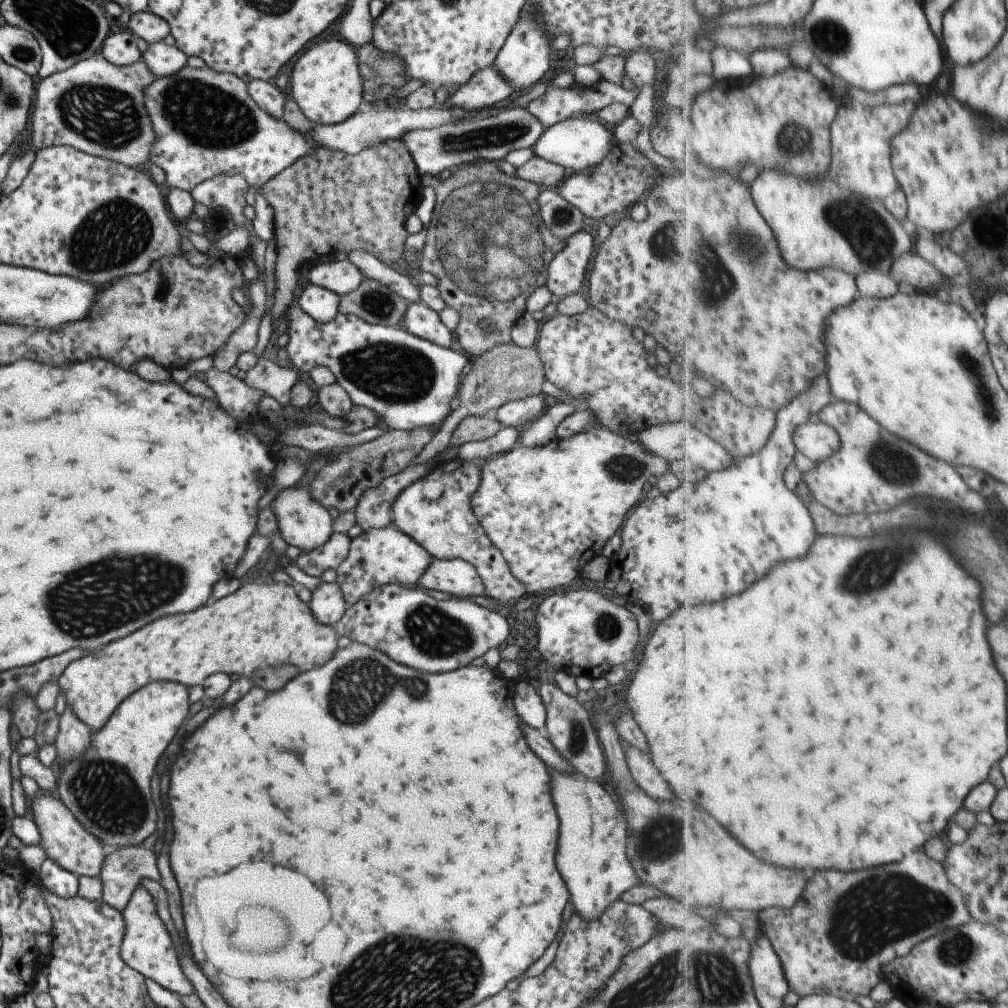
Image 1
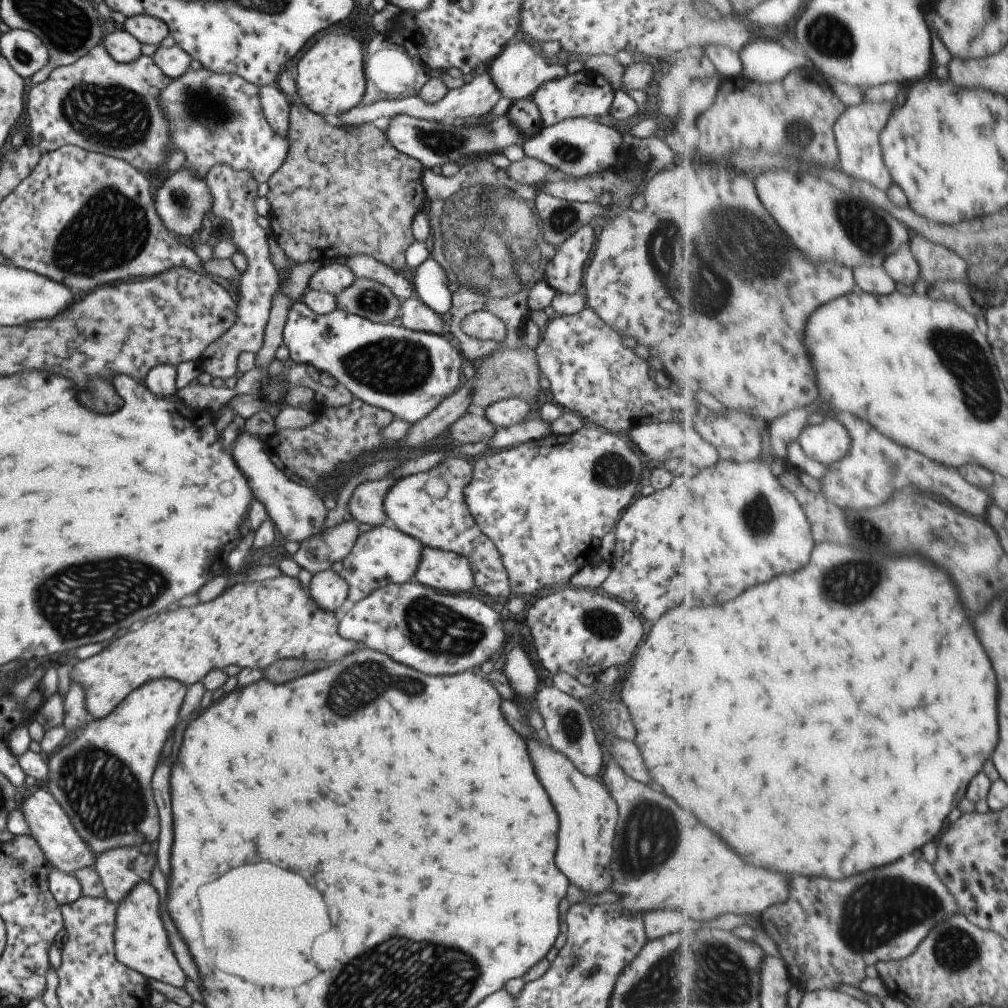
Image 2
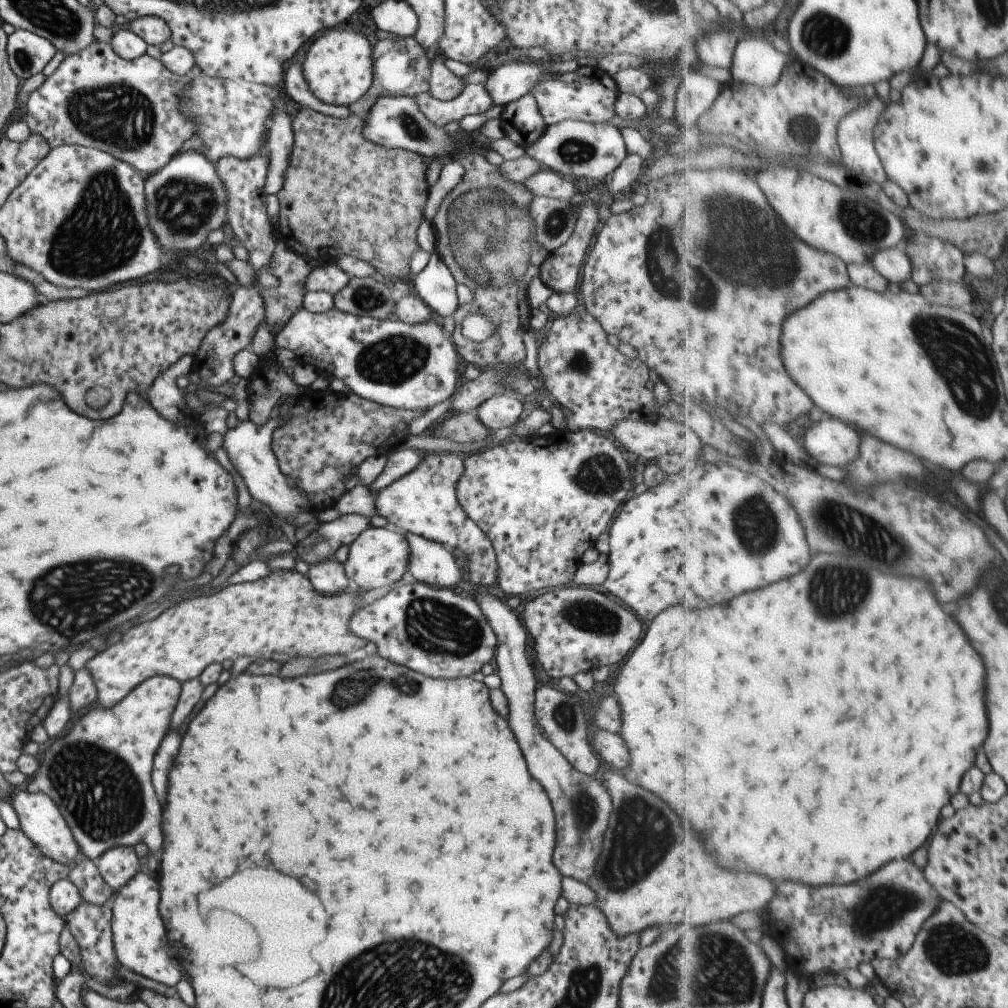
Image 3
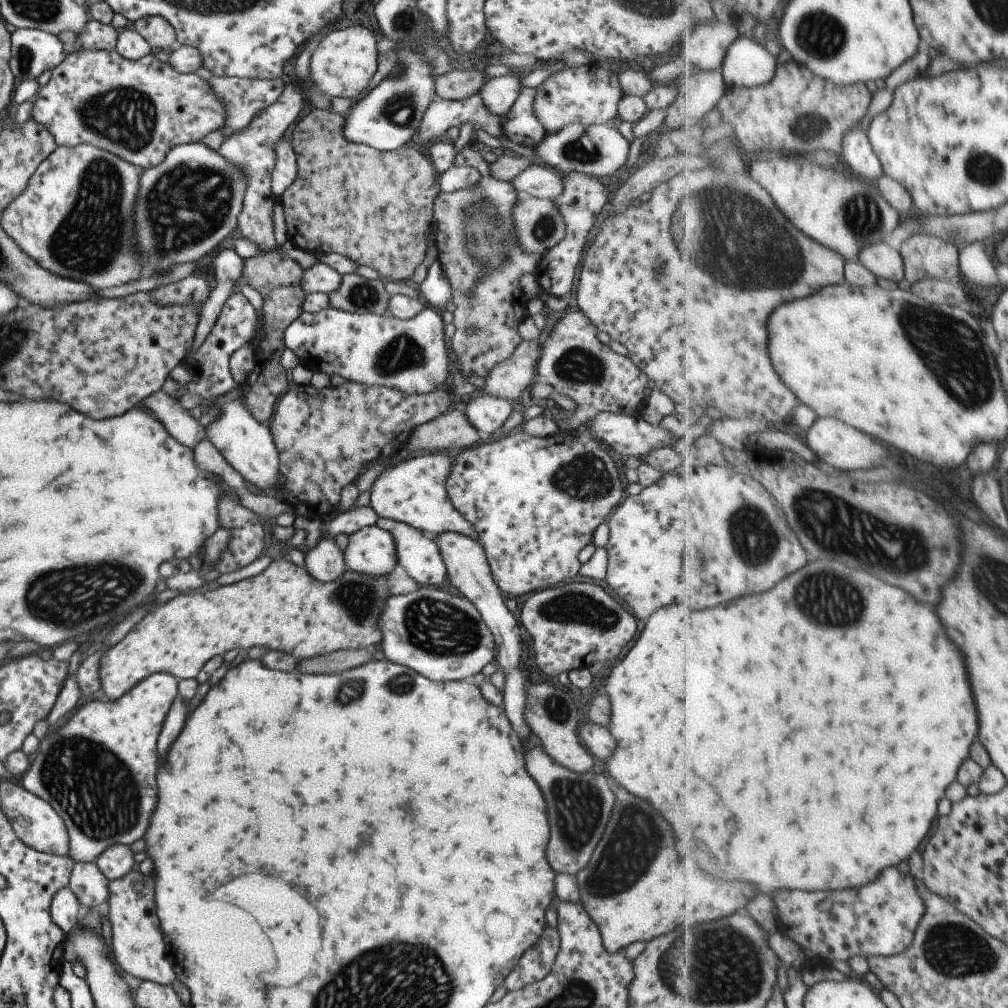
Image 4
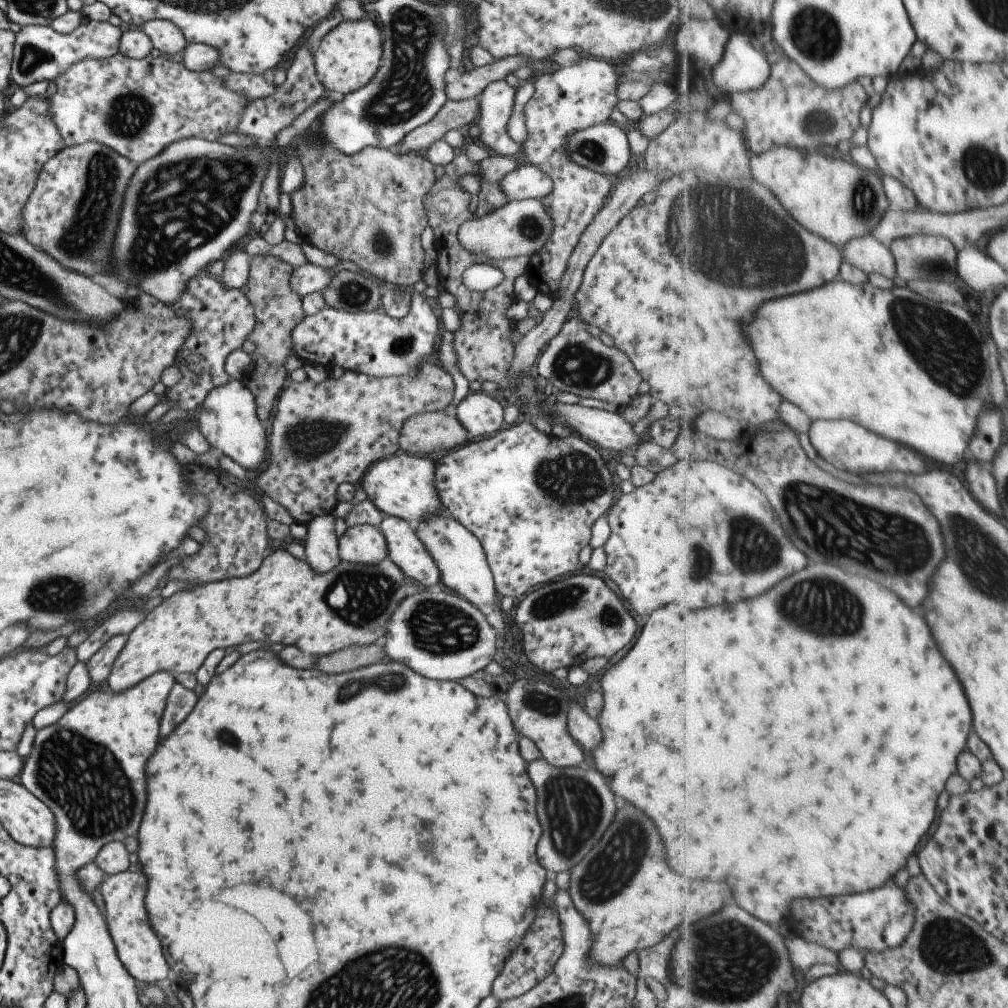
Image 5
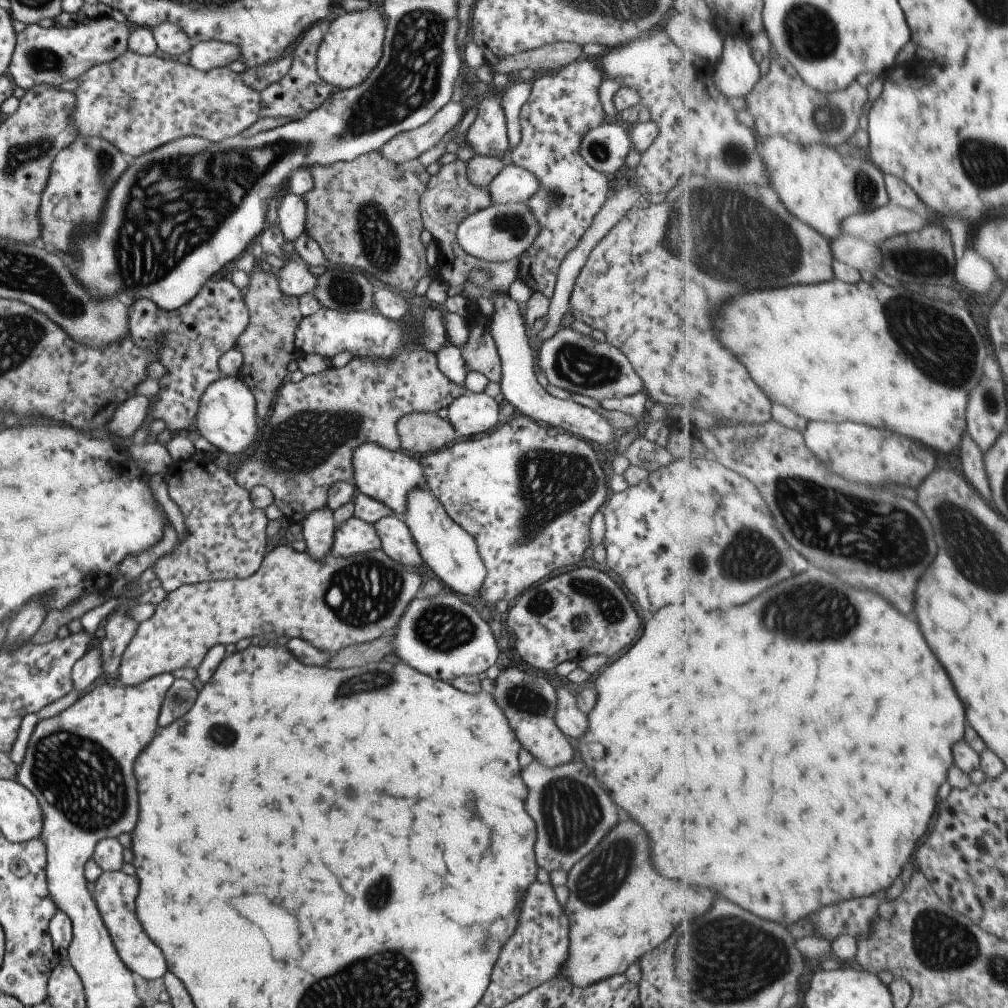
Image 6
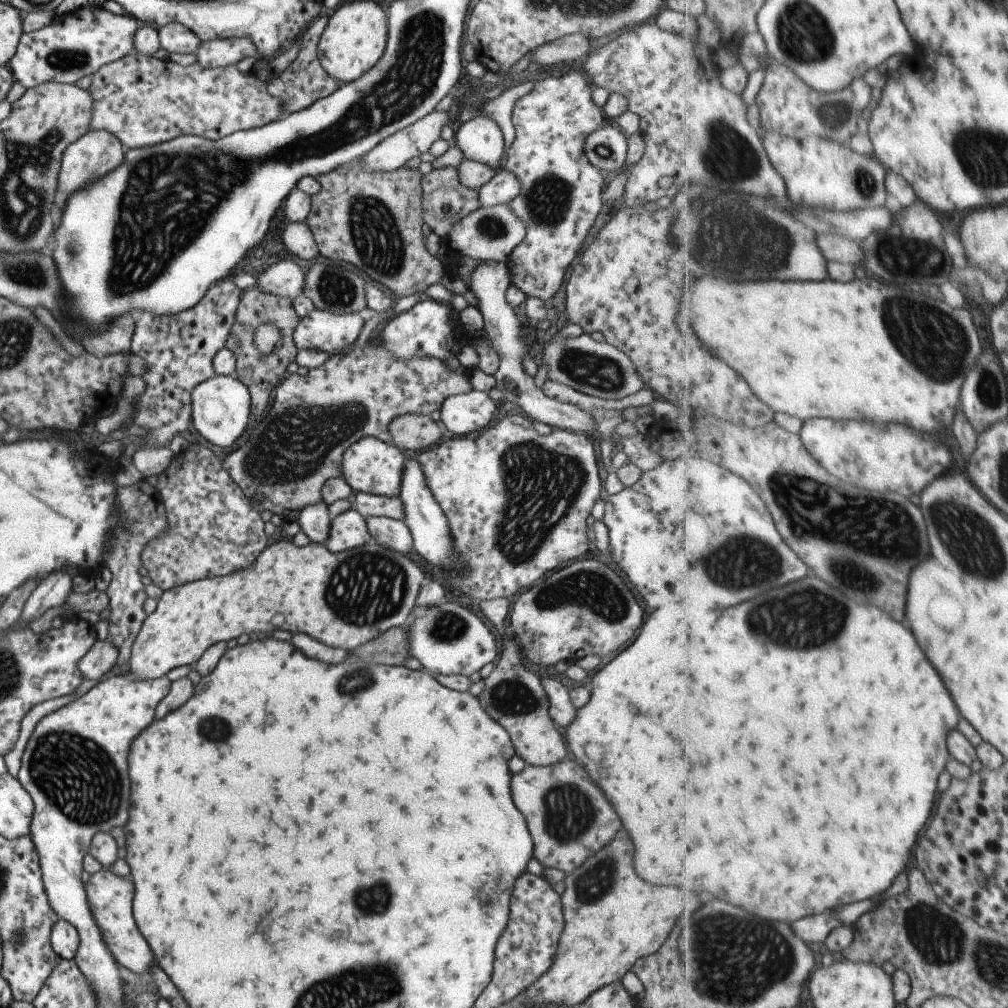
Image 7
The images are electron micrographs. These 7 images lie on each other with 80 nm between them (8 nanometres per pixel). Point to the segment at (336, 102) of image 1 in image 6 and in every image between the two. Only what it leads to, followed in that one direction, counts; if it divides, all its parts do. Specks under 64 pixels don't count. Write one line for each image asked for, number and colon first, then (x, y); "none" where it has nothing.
2: (329, 77)
3: (338, 67)
4: (341, 65)
5: (346, 57)
6: (351, 45)

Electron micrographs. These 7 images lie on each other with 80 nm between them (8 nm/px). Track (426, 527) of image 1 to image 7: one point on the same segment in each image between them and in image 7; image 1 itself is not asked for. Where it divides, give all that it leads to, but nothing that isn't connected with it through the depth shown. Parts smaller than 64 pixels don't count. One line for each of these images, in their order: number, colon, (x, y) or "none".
2: (428, 506)
3: (422, 501)
4: (412, 491)
5: (400, 485)
6: (387, 476)
7: (369, 465)

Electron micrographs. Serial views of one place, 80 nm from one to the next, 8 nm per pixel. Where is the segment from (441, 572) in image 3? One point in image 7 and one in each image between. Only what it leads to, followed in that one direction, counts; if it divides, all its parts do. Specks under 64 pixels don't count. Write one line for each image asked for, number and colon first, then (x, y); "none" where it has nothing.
4: (415, 552)
5: (403, 548)
6: (396, 542)
7: (391, 533)

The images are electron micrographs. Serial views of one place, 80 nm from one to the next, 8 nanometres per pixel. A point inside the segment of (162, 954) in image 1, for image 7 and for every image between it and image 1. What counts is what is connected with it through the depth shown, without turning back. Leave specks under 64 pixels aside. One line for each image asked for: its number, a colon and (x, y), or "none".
2: (140, 943)
3: (139, 941)
4: (137, 943)
5: (139, 950)
6: (114, 893)
7: (109, 898)

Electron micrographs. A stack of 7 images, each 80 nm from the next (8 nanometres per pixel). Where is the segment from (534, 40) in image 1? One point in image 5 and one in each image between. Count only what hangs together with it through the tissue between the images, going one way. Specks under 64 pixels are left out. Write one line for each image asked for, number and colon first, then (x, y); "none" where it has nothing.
2: (517, 71)
3: (512, 80)
4: (499, 93)
5: (495, 101)

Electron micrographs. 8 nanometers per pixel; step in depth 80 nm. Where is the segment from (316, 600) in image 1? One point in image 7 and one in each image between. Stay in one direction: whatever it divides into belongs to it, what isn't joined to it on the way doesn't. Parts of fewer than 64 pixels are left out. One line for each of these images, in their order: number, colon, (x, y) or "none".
2: (327, 589)
3: (327, 576)
4: (323, 561)
5: (320, 544)
6: (317, 527)
7: (312, 518)

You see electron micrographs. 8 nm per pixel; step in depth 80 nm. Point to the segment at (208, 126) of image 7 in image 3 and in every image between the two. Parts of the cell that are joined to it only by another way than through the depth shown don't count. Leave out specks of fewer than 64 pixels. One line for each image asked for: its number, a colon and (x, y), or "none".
3: (130, 109)
4: (137, 110)
5: (136, 107)
6: (136, 102)

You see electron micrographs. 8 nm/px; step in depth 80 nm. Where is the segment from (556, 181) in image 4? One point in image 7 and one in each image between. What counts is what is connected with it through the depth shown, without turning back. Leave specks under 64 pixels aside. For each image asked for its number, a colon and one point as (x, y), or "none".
5: (525, 182)
6: (512, 184)
7: (501, 187)

